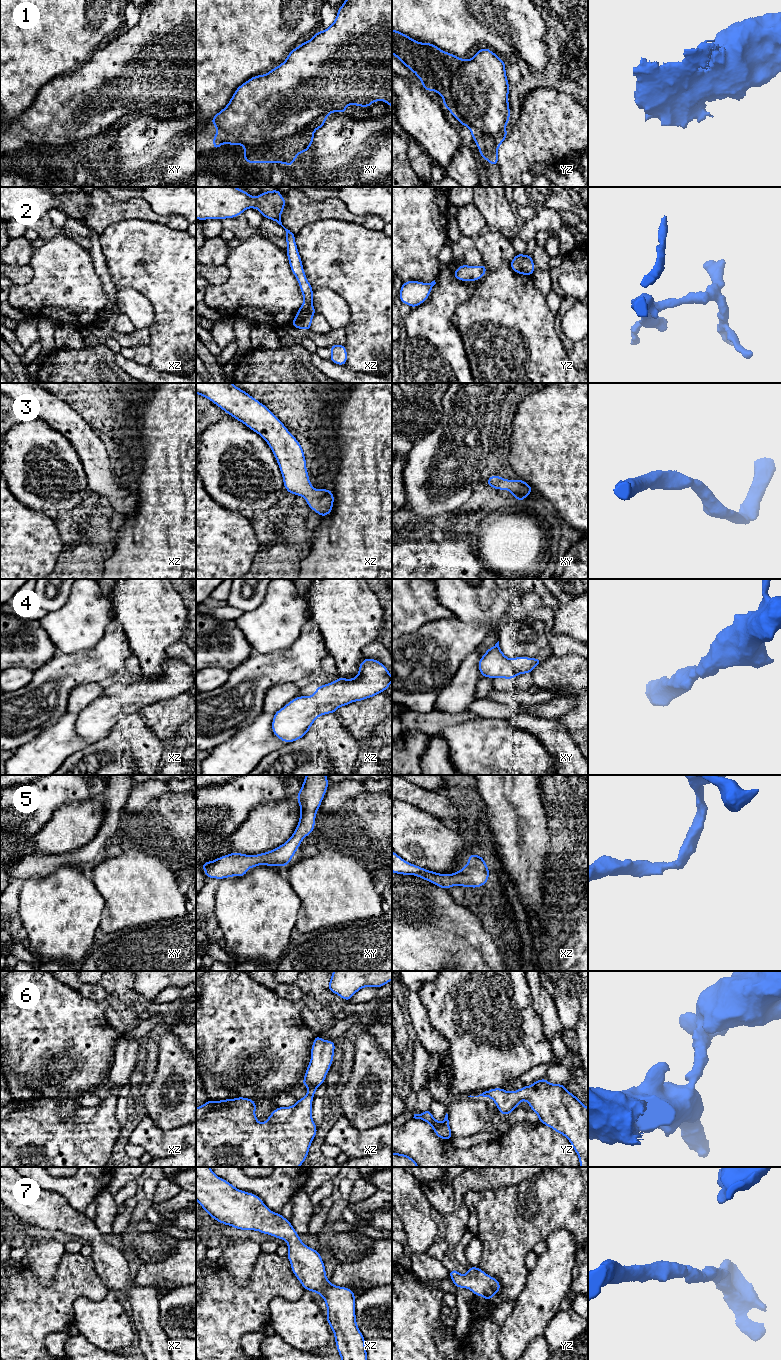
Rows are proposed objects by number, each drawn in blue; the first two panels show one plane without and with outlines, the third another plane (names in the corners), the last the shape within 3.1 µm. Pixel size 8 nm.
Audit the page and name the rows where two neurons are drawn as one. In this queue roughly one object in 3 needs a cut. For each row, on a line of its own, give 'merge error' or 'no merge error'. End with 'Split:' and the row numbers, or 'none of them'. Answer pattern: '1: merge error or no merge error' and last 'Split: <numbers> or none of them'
1: no merge error
2: no merge error
3: no merge error
4: no merge error
5: no merge error
6: no merge error
7: no merge error
Split: none of them

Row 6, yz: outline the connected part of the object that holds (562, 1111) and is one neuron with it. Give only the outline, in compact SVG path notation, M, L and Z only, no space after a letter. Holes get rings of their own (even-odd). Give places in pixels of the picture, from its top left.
M543 1078L517 1091L492 1088L475 1097L479 1096L490 1097L500 1113L506 1116L512 1113L521 1101L527 1101L530 1109L538 1115L539 1122L569 1140L578 1155L580 1167L588 1167L588 1108L574 1094L568 1092L564 1084L552 1084Z

